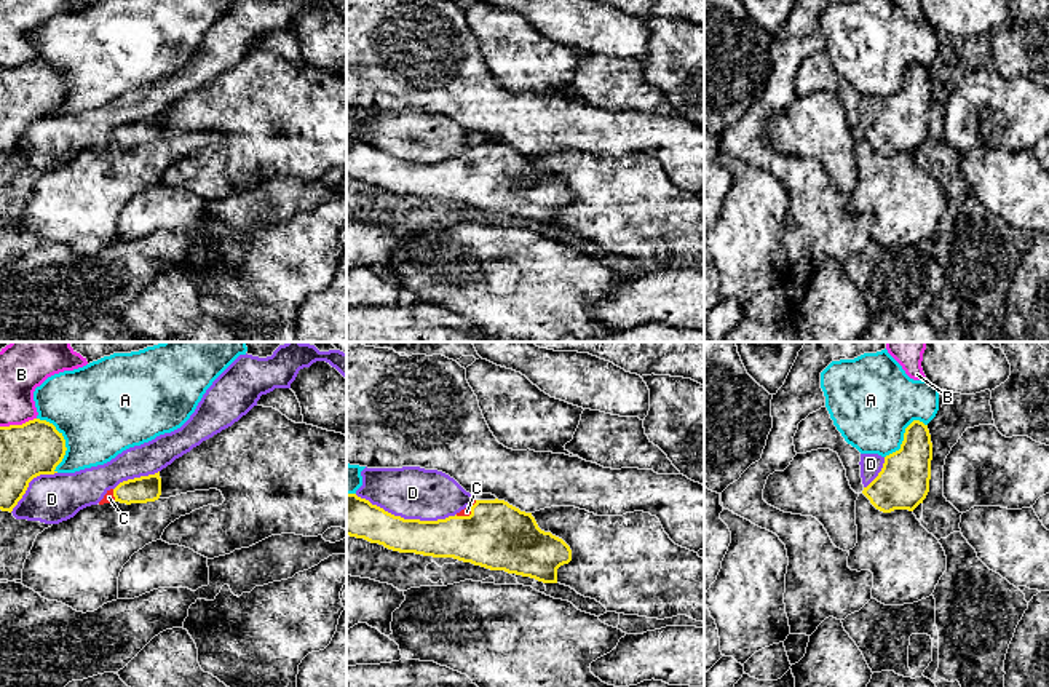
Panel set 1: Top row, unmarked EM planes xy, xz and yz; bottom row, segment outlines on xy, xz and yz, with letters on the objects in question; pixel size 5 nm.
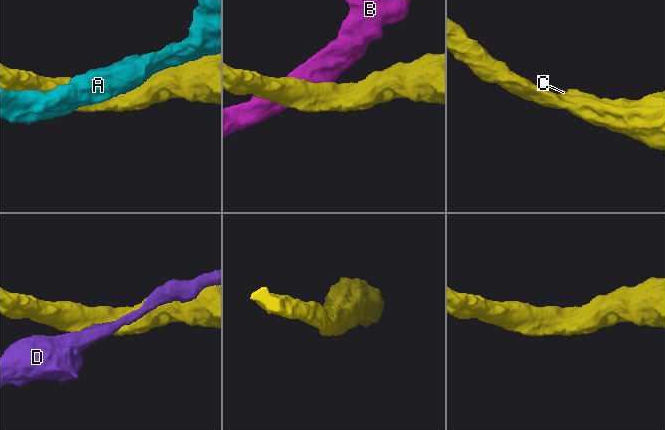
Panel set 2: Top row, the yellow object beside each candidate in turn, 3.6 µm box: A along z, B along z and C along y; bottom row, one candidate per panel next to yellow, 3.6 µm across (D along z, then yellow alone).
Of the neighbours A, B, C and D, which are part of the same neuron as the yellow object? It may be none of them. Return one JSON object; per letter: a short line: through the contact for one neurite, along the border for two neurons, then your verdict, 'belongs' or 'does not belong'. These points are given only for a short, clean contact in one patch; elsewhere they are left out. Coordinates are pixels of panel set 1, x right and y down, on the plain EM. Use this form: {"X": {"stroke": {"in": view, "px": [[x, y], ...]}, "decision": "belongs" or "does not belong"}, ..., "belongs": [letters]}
{"A": {"decision": "does not belong"}, "B": {"decision": "does not belong"}, "C": {"decision": "belongs"}, "D": {"decision": "does not belong"}, "belongs": ["C"]}

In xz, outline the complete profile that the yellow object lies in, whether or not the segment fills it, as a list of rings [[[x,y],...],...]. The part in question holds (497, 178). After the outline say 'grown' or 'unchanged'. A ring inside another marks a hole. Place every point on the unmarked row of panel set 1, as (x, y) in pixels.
[[[346,136],[346,177],[383,187],[399,195],[453,200],[490,212],[505,212],[543,225],[557,225],[557,211],[572,203],[570,189],[538,169],[532,155],[505,142],[474,142],[455,158],[437,163],[404,161],[372,147],[356,136]]] | grown

